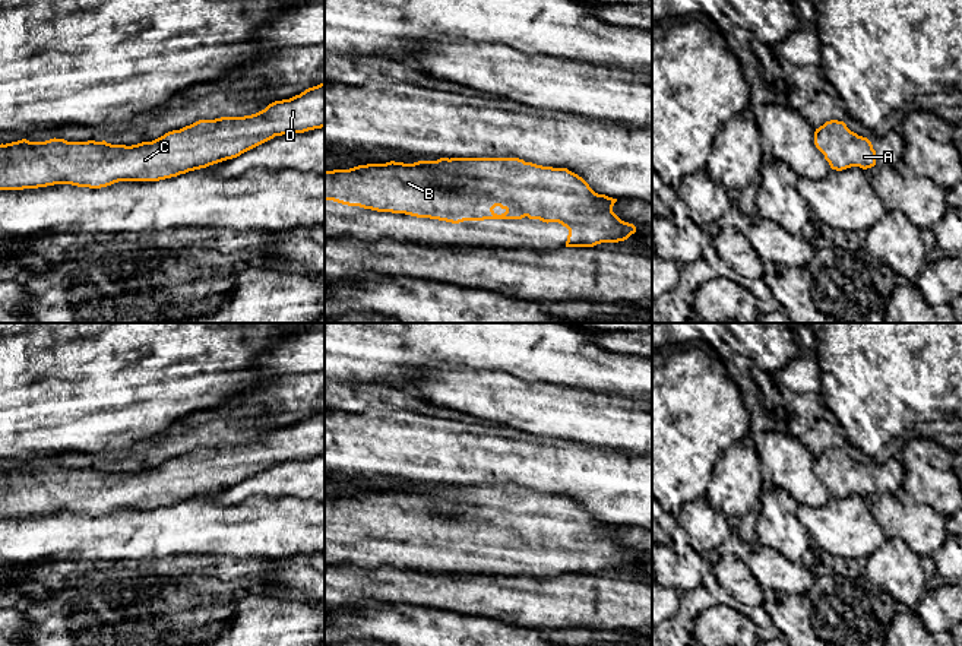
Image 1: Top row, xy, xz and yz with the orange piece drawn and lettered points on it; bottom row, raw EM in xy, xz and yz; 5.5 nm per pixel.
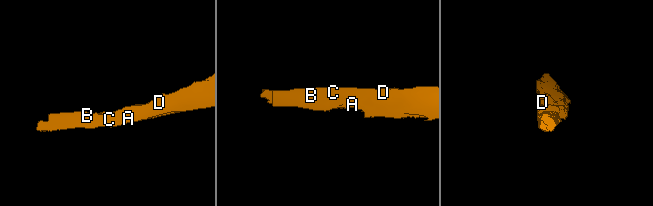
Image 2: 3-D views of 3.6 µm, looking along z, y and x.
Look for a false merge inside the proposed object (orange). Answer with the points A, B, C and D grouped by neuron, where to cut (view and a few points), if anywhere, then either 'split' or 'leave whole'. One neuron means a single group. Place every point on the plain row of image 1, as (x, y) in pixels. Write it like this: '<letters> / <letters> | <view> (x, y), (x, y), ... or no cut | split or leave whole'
A B C D | no cut | leave whole

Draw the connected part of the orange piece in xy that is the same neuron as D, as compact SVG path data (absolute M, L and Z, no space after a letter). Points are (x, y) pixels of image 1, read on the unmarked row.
M325 411L308 415L289 427L275 428L251 443L199 447L152 469L132 474L111 472L105 468L67 469L54 465L45 469L29 469L22 466L0 472L0 517L54 512L101 516L118 509L159 509L237 485L275 463L322 455L325 455Z

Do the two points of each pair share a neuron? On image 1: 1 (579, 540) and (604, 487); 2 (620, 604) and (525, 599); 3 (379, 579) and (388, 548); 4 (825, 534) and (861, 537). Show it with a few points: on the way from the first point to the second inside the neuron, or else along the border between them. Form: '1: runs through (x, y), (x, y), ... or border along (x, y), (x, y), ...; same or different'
1: border along (562, 496), (576, 500), (595, 519), (617, 526); different
2: runs through (597, 594), (591, 599), (548, 599); same
3: border along (350, 563), (414, 567), (417, 570); different
4: runs through (834, 534), (853, 534); same

